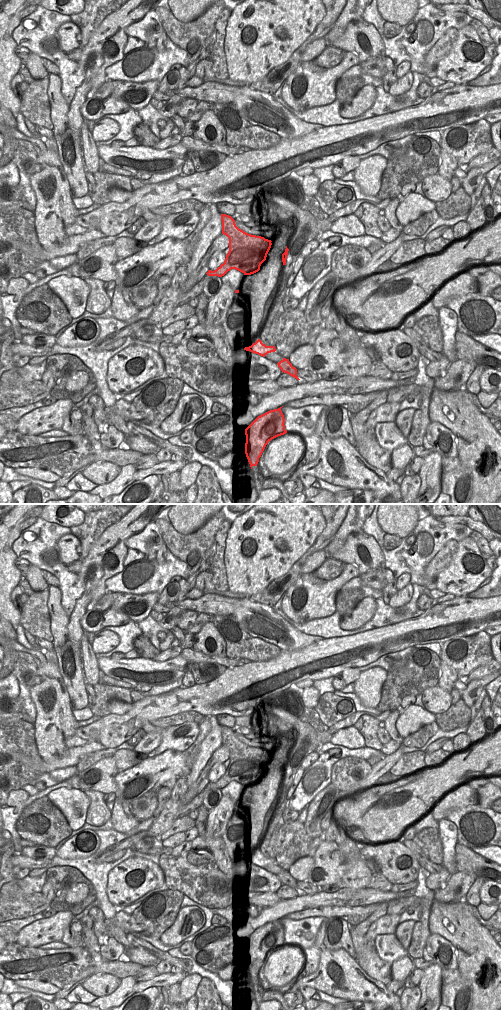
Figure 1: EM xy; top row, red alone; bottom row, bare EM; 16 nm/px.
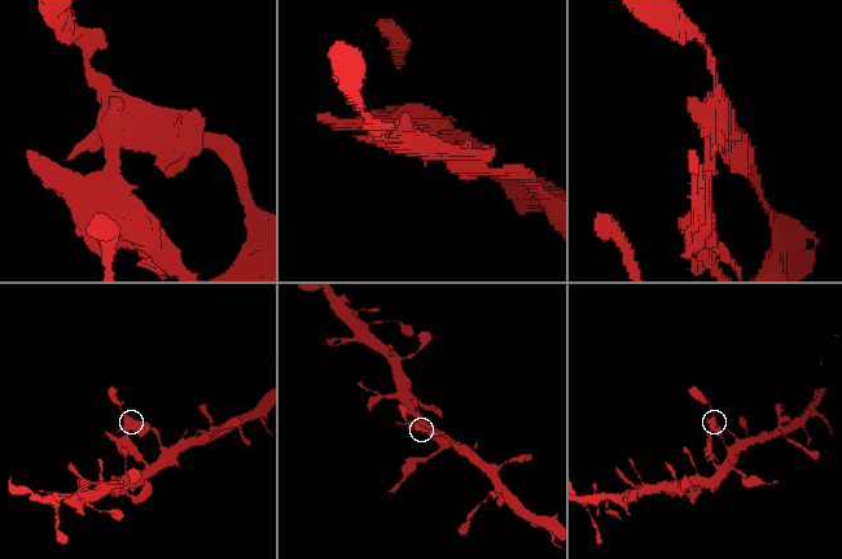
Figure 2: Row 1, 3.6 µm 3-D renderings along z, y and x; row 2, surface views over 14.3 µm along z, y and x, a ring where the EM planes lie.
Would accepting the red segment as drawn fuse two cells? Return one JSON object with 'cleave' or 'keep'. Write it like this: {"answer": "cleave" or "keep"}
{"answer": "cleave"}

